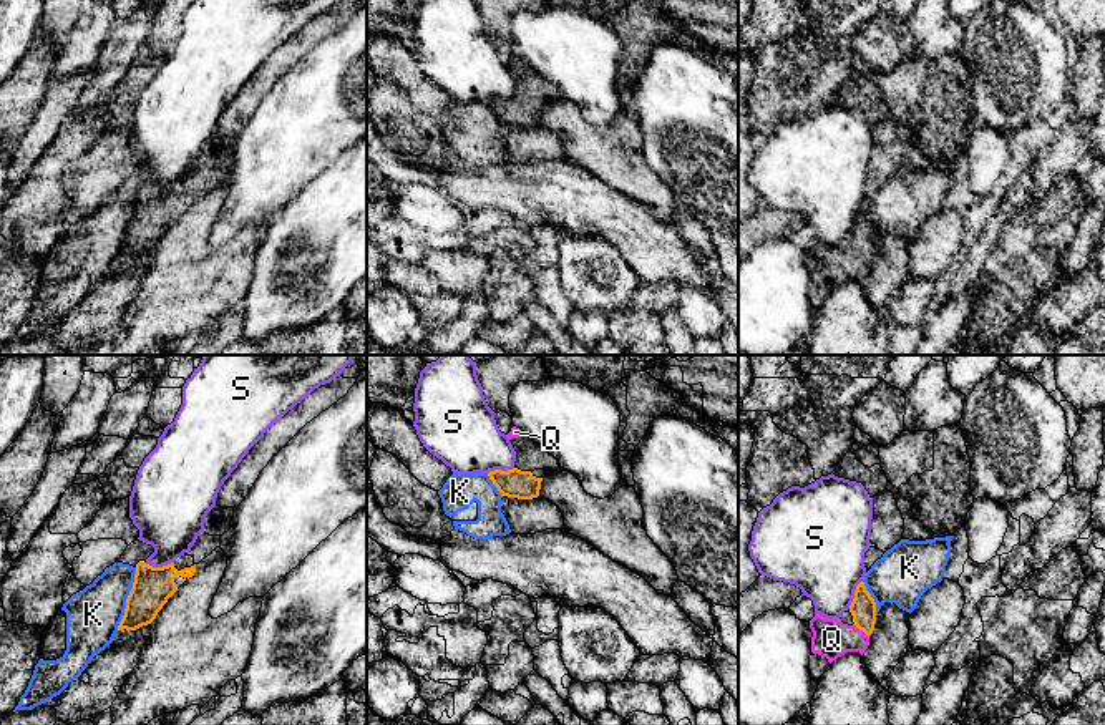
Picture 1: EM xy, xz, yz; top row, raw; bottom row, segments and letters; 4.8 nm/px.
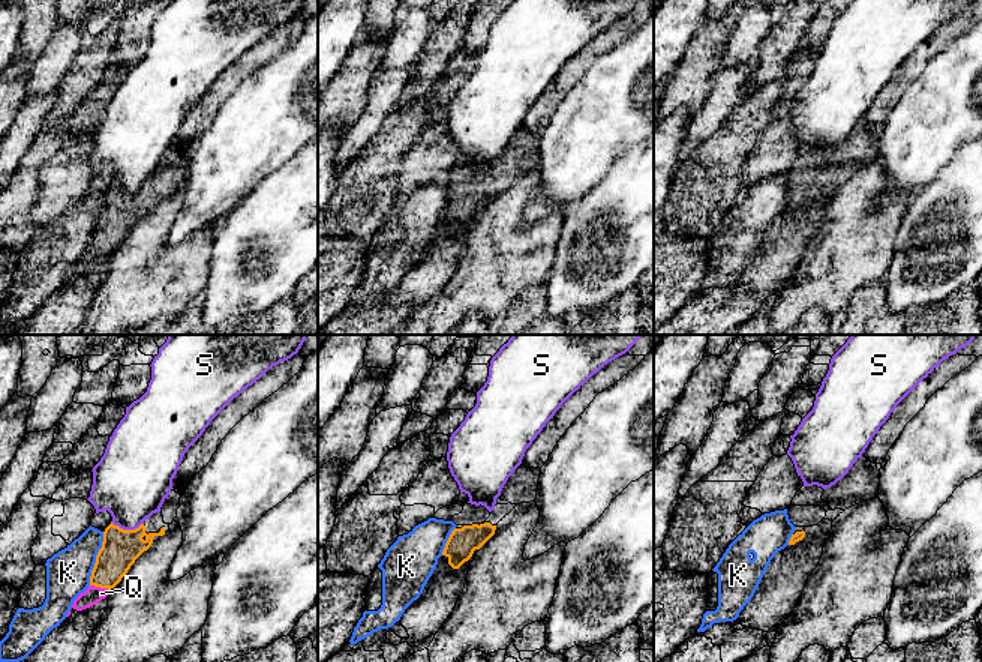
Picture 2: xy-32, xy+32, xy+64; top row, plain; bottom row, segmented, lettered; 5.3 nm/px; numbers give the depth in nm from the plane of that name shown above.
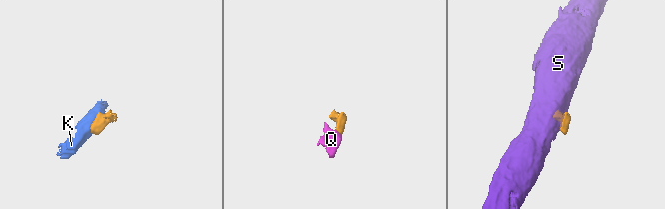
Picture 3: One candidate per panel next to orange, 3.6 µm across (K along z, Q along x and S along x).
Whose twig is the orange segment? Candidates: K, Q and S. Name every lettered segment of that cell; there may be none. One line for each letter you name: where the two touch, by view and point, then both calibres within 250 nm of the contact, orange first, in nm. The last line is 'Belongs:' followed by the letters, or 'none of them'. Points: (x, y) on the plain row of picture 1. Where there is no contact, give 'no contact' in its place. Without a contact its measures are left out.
Q: meets orange in yz at (861, 257); 130 nm thick on the orange side, 190 nm on the other
Belongs: Q

